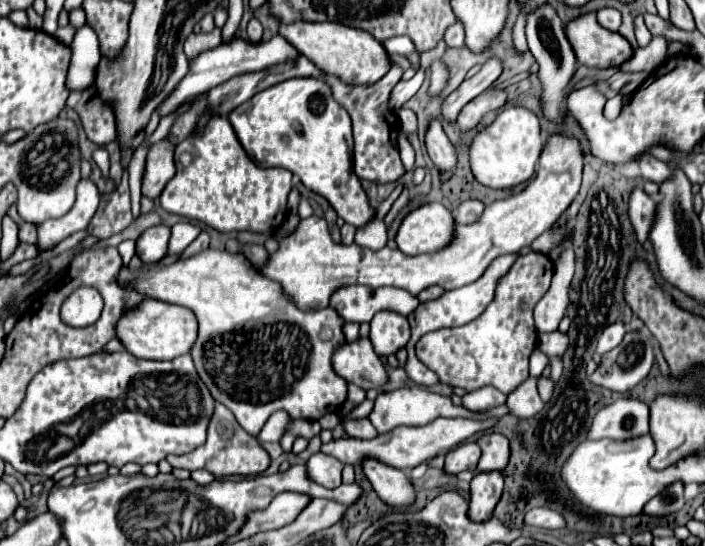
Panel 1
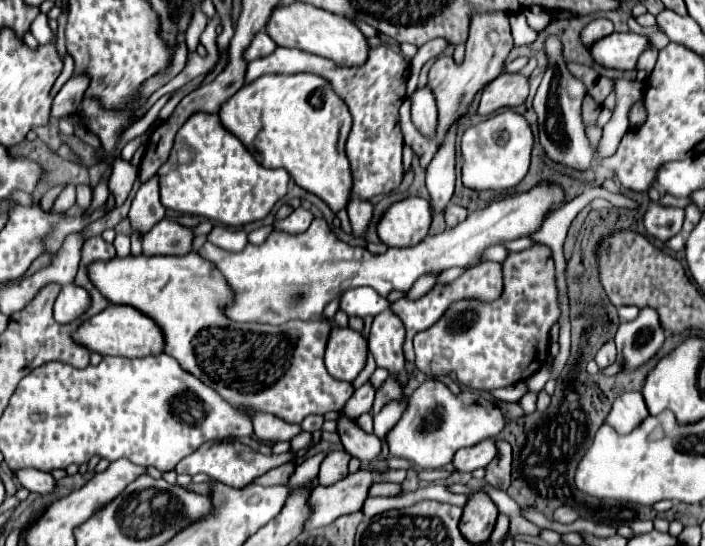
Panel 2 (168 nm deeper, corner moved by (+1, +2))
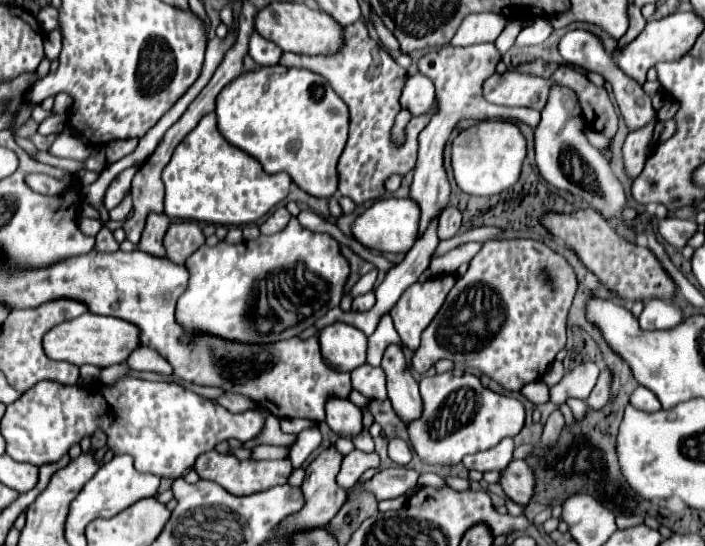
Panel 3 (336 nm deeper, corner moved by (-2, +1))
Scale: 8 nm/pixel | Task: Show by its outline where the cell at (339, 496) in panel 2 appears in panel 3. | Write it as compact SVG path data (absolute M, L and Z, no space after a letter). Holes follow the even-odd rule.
M394 467L394 469L384 469L376 473L364 487L362 491L372 491L380 501L382 499L394 499L410 489L416 489L418 485L418 473L408 467Z

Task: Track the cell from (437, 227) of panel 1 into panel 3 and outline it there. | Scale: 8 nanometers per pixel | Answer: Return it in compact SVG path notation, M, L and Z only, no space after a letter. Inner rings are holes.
M382 197L372 207L368 207L362 215L356 217L350 231L356 241L360 241L368 249L376 249L380 253L408 253L418 235L418 215L420 209L412 199L396 199Z

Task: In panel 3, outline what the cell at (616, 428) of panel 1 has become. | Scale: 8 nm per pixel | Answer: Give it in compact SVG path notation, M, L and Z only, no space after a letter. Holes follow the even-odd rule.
M638 385L638 387L634 389L634 393L630 395L630 403L632 403L636 409L642 409L642 411L658 411L658 409L660 409L658 397L656 397L650 389L646 389L646 387L642 387L642 385Z

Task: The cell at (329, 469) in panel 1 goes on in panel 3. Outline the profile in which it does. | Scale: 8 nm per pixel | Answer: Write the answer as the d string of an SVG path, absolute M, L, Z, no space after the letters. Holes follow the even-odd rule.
M354 449L342 461L342 469L338 473L338 485L344 489L352 489L366 469L376 469L378 465L380 465L380 459L376 453L362 453Z

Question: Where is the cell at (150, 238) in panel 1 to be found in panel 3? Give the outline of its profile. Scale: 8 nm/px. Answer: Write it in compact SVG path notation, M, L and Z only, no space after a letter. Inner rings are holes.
M172 221L166 237L166 257L176 265L182 265L198 247L204 245L204 233L194 221Z

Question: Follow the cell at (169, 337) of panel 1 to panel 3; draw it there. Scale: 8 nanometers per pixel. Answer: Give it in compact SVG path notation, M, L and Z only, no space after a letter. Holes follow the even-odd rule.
M84 313L78 319L58 323L42 339L44 353L50 359L68 361L78 367L82 367L84 363L90 363L90 365L96 365L102 369L116 365L116 363L124 363L138 345L140 345L140 339L138 339L138 329L134 325L128 325L122 319L102 317L102 315L94 315L94 313Z

